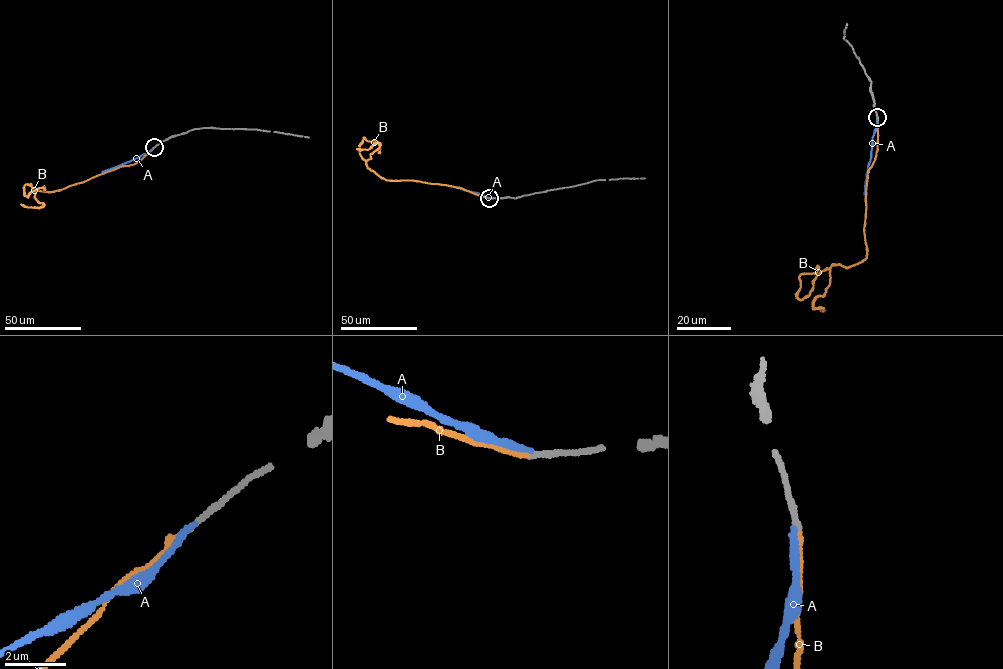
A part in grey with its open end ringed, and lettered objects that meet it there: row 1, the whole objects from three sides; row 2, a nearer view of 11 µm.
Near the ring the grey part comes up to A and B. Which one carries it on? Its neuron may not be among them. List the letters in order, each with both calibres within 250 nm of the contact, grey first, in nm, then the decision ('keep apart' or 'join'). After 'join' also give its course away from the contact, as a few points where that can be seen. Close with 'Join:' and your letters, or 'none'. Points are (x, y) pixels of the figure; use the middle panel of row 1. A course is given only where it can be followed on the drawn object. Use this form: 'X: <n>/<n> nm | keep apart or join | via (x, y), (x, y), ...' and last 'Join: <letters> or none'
A: 200/200 nm | keep apart
B: 180/220 nm | join | via (489, 198), (460, 187), (381, 178), (366, 166), (359, 152), (363, 138), (377, 141), (379, 153)
Join: B

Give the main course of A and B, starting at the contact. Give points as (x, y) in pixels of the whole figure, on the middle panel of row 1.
A: (489, 198), (438, 183)
B: (489, 198), (460, 187), (381, 178), (366, 166), (359, 152), (363, 138), (377, 141), (379, 153)

